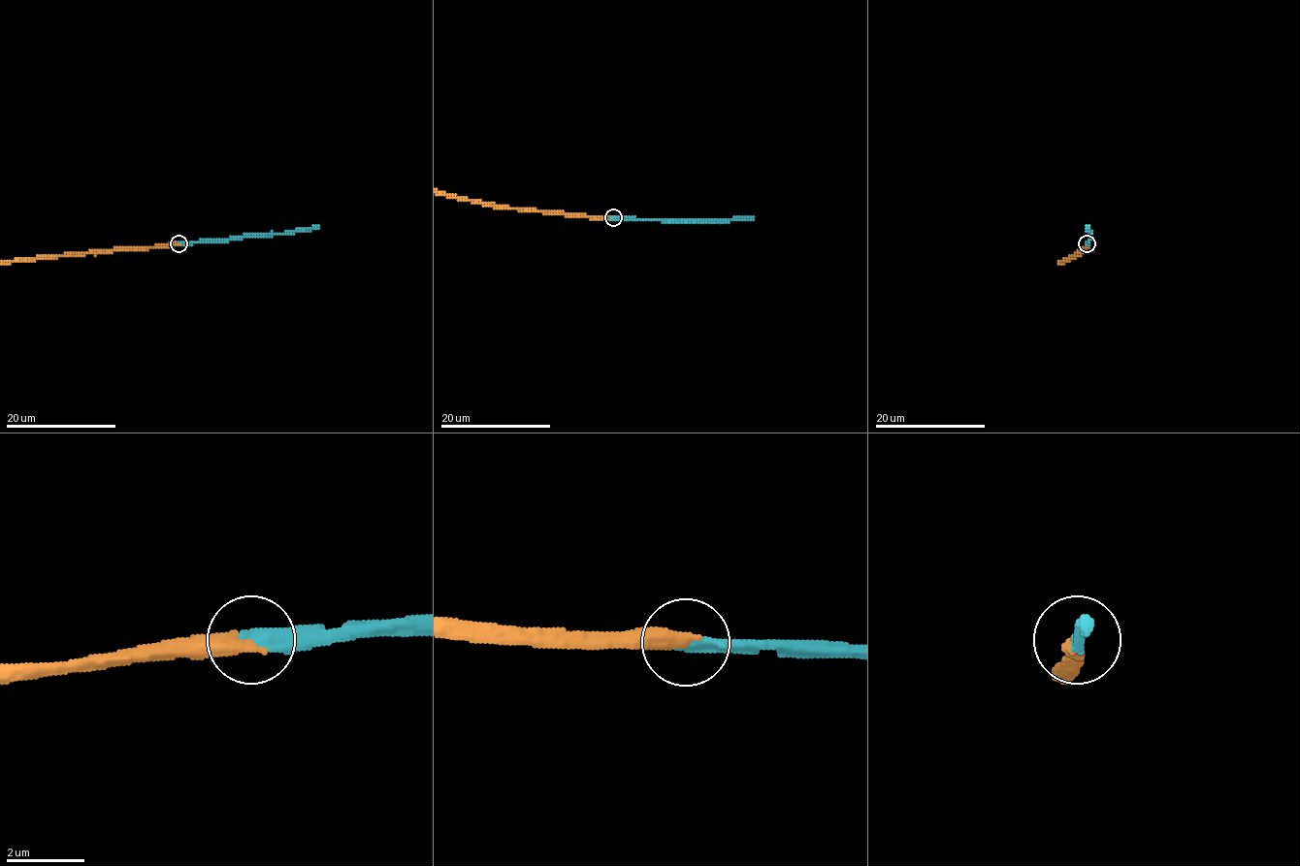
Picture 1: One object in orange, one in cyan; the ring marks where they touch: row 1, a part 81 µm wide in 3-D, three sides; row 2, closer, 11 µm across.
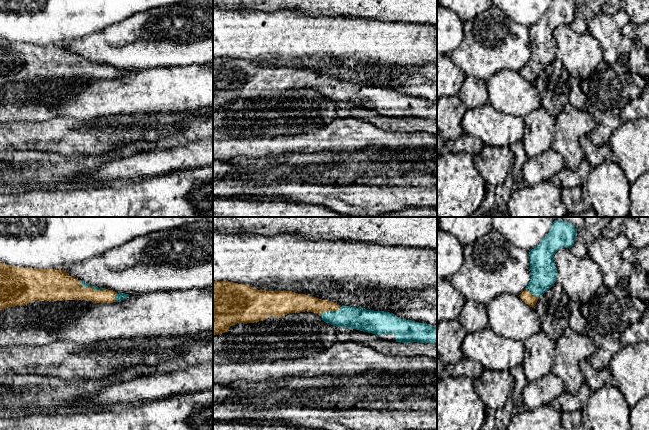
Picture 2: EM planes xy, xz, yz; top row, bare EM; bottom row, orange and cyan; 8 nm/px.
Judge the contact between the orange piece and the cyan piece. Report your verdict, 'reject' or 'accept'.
accept

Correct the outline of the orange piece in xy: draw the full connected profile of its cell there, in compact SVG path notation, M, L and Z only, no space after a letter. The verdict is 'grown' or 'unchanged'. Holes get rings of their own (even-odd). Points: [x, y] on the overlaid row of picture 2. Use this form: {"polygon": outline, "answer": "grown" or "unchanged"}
{"polygon": "M0 262L0 311L8 307L25 306L35 301L88 300L113 303L130 295L105 288L92 287L70 276L66 270L14 267Z", "answer": "grown"}

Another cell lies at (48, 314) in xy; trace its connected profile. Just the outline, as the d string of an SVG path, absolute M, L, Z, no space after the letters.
M88 300L35 301L27 304L32 309L27 319L31 323L52 330L60 321L67 320L68 309L84 309L92 303Z

